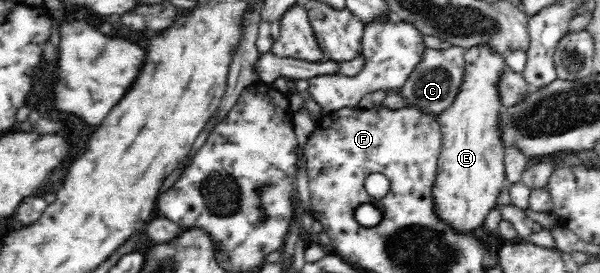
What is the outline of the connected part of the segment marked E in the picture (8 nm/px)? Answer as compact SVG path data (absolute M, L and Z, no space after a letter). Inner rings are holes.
M486 46L465 49L464 60L466 79L462 93L450 109L437 114L442 147L432 185L434 216L456 234L478 233L488 213L498 207L498 196L507 183L504 145L497 129L502 104L495 87L506 63Z

